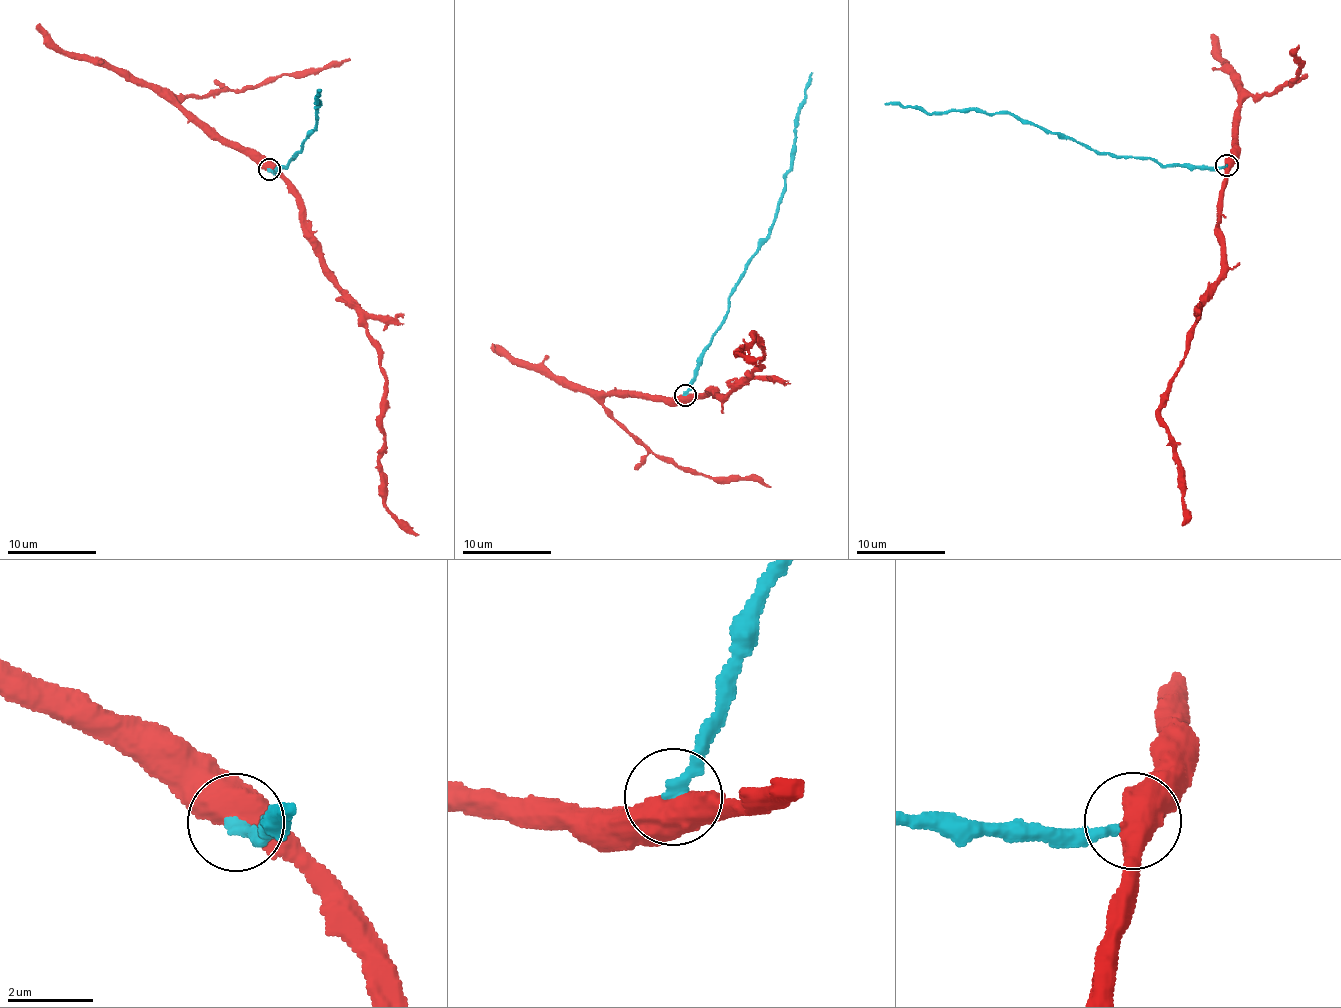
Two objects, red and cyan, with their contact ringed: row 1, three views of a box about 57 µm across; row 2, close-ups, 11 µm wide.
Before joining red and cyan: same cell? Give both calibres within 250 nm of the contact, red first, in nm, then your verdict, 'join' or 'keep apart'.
calibres 600 and 240 nm; keep apart

